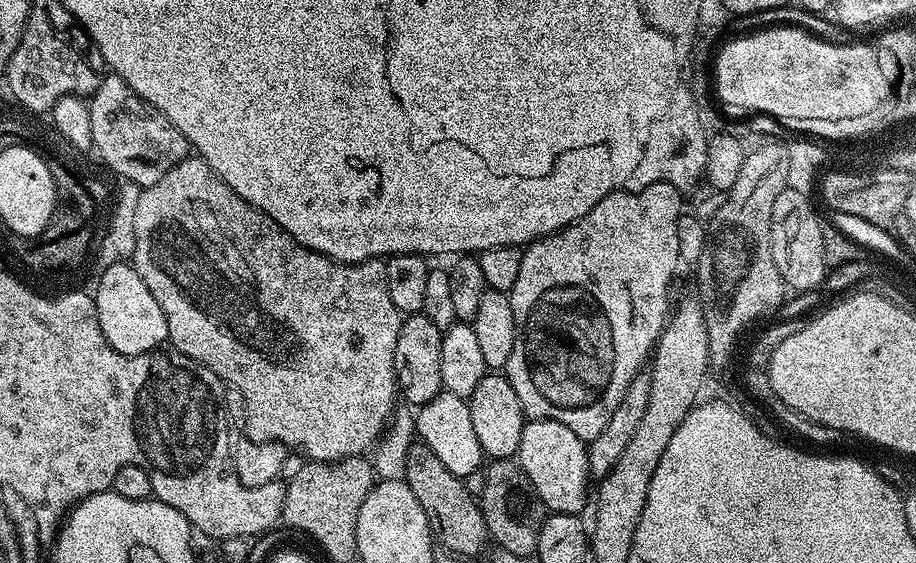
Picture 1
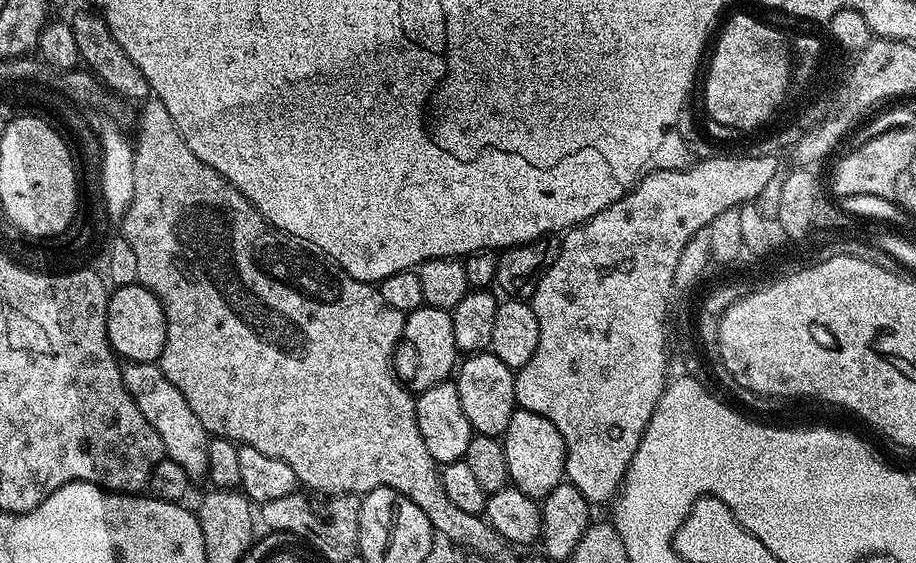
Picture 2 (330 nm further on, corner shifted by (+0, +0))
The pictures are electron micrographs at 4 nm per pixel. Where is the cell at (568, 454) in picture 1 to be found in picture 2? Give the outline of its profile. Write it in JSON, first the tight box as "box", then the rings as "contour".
{"box":[502,407,565,501],"contour":[[[517,407],[510,418],[510,426],[506,426],[502,437],[504,453],[506,454],[506,466],[508,467],[508,479],[522,494],[526,494],[536,501],[543,501],[565,479],[564,439],[562,434],[542,414],[534,414],[530,410]]]}

